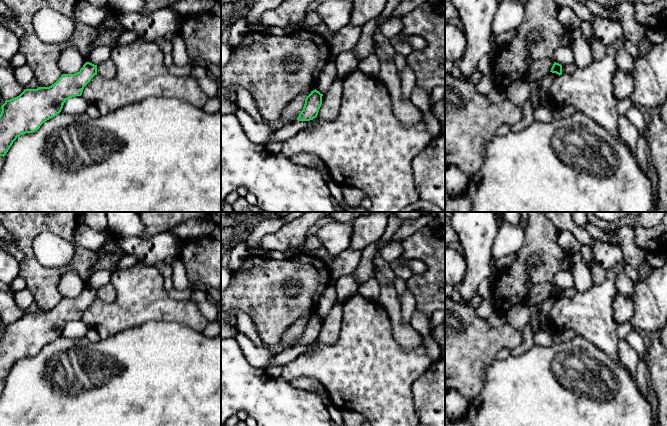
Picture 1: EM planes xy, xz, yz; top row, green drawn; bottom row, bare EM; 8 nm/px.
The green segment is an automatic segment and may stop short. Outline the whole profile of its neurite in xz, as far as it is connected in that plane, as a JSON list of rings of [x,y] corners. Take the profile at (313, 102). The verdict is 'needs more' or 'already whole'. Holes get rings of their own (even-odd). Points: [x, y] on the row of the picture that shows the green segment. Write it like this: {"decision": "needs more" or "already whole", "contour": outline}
{"decision": "already whole", "contour": [[[316,89],[306,97],[303,110],[299,114],[298,121],[310,121],[317,117],[319,109],[322,105],[322,96]]]}

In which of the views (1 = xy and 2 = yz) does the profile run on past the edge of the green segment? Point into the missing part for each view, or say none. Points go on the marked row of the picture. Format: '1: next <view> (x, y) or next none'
1: next none
2: next none

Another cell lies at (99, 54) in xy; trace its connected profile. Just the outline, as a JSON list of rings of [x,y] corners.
[[[110,46],[96,47],[91,51],[86,62],[90,62],[94,65],[98,65],[104,61],[107,61],[110,59],[113,49],[114,49],[114,47],[110,47]]]

